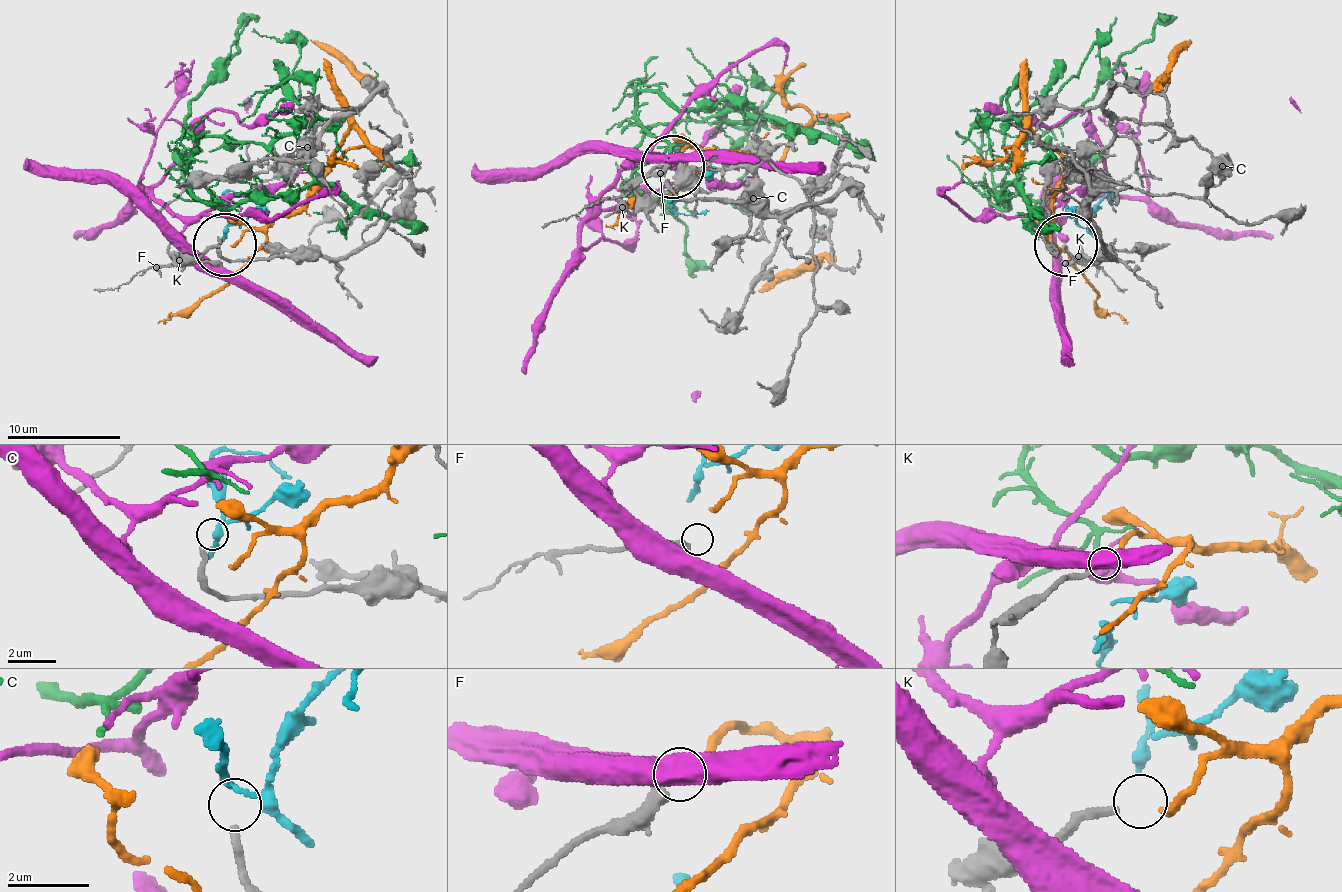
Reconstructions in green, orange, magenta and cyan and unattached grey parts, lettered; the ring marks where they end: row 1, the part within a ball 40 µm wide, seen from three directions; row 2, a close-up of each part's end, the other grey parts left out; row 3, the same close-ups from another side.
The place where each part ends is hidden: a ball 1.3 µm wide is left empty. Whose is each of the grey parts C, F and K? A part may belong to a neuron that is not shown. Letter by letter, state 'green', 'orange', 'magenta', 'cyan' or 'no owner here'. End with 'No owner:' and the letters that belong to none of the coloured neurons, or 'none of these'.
C: no owner here
F: no owner here
K: orange
No owner: C, F

